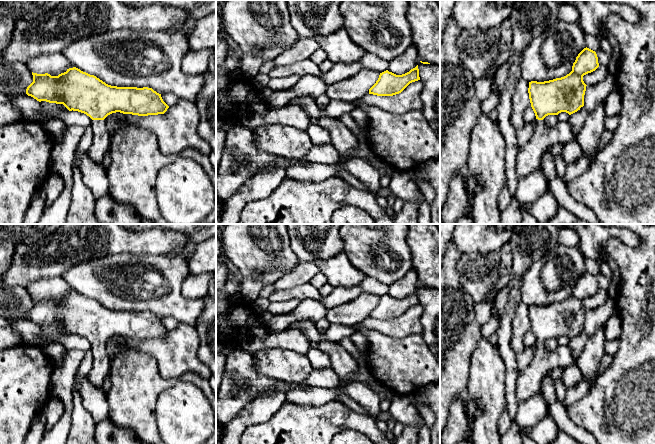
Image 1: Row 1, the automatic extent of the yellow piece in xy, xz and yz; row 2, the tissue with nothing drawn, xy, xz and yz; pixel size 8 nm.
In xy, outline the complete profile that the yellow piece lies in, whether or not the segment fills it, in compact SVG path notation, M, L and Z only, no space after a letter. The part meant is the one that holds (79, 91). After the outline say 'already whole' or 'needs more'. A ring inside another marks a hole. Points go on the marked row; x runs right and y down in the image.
M73 67L58 76L33 73L33 82L26 94L37 101L63 104L69 111L78 111L93 121L93 143L87 154L102 165L110 151L112 135L104 119L116 112L138 116L164 114L169 106L152 88L111 86L94 75Z; needs more

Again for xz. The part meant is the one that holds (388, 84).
M418 65L402 75L396 75L386 70L380 73L376 83L369 89L369 94L393 96L401 93L410 83L418 80L420 80Z; already whole

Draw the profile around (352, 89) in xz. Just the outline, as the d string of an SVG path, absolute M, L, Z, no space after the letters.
M362 68L351 78L328 84L326 98L343 102L358 101L369 93L369 89L376 83L379 75L379 72Z

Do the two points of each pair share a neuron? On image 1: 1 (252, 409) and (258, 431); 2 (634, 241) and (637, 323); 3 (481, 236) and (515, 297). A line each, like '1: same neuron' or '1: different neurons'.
1: different neurons
2: different neurons
3: different neurons

